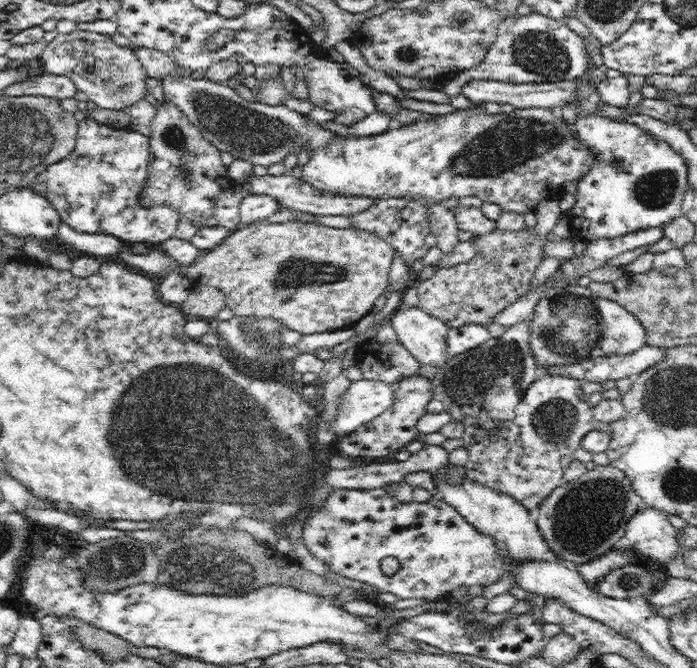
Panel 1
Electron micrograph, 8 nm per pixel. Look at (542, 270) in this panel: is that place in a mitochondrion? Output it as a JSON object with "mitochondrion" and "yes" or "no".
{"mitochondrion":"no"}

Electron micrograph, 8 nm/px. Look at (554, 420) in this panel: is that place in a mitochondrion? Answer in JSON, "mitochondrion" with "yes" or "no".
{"mitochondrion":"yes"}

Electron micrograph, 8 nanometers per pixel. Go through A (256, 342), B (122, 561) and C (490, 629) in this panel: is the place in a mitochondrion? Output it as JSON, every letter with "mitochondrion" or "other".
{"A":"mitochondrion","B":"mitochondrion","C":"other"}

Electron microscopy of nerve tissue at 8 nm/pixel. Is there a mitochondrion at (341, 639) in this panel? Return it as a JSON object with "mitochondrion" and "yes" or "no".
{"mitochondrion":"no"}

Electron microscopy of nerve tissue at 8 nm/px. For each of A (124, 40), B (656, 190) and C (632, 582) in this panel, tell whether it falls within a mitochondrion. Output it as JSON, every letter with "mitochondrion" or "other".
{"A":"other","B":"mitochondrion","C":"mitochondrion"}

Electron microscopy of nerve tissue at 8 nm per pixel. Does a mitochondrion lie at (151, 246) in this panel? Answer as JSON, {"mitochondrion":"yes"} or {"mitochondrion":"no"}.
{"mitochondrion":"no"}

